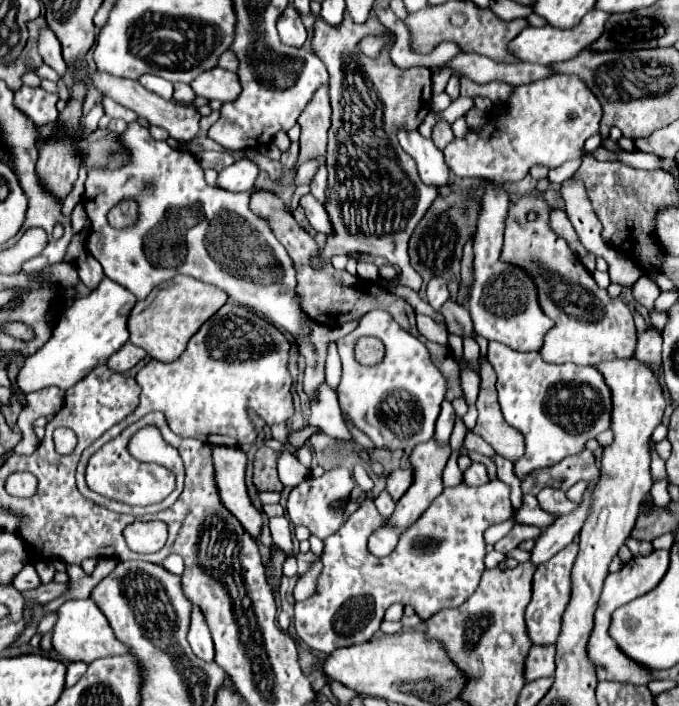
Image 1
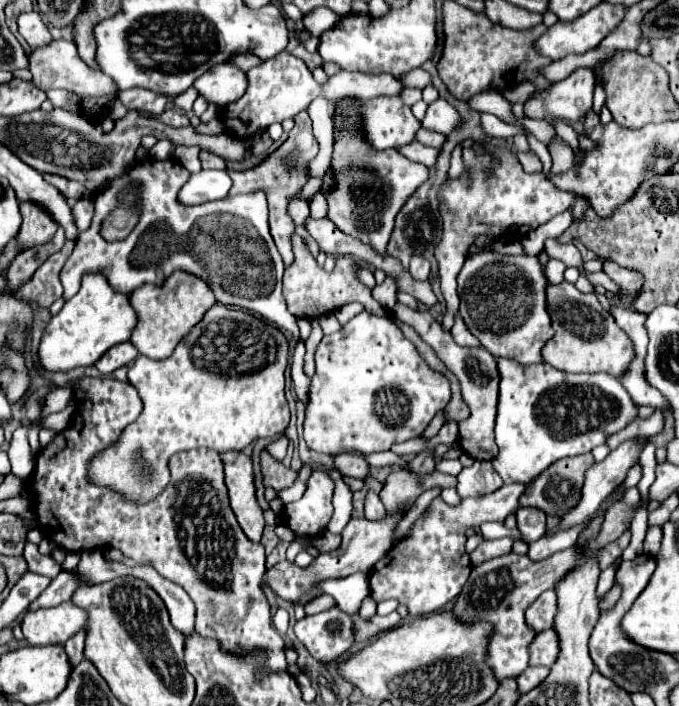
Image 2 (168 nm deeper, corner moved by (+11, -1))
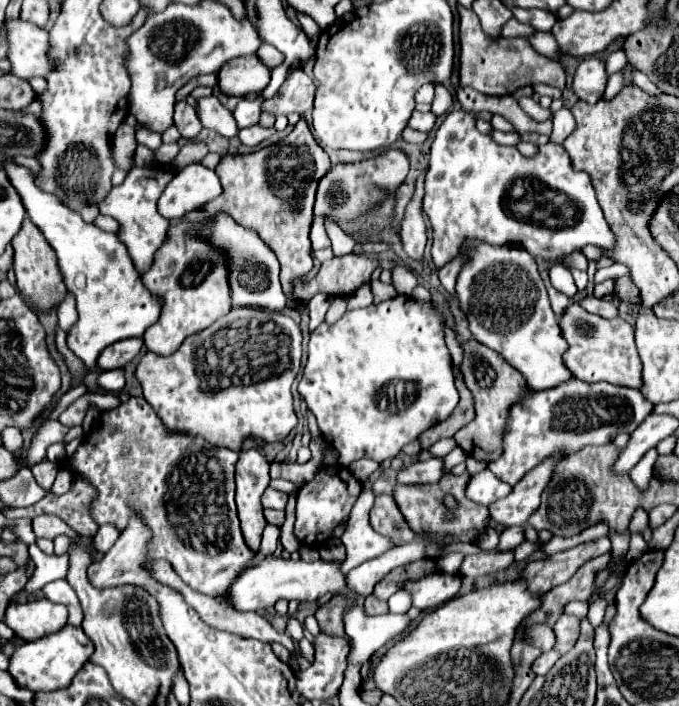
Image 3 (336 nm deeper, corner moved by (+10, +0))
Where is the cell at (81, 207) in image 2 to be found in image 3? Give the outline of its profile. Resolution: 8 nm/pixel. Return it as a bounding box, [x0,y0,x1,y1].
[94,215,118,233]

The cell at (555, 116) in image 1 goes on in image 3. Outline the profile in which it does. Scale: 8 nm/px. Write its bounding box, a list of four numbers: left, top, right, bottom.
[572,57,606,103]

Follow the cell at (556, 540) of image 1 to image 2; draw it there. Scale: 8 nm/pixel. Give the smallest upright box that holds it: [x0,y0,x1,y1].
[557,436,649,530]

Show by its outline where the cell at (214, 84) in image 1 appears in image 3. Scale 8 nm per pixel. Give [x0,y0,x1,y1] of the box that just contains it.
[218,55,270,97]

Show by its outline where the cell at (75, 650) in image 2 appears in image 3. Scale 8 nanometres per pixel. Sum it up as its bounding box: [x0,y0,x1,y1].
[42,579,82,627]

